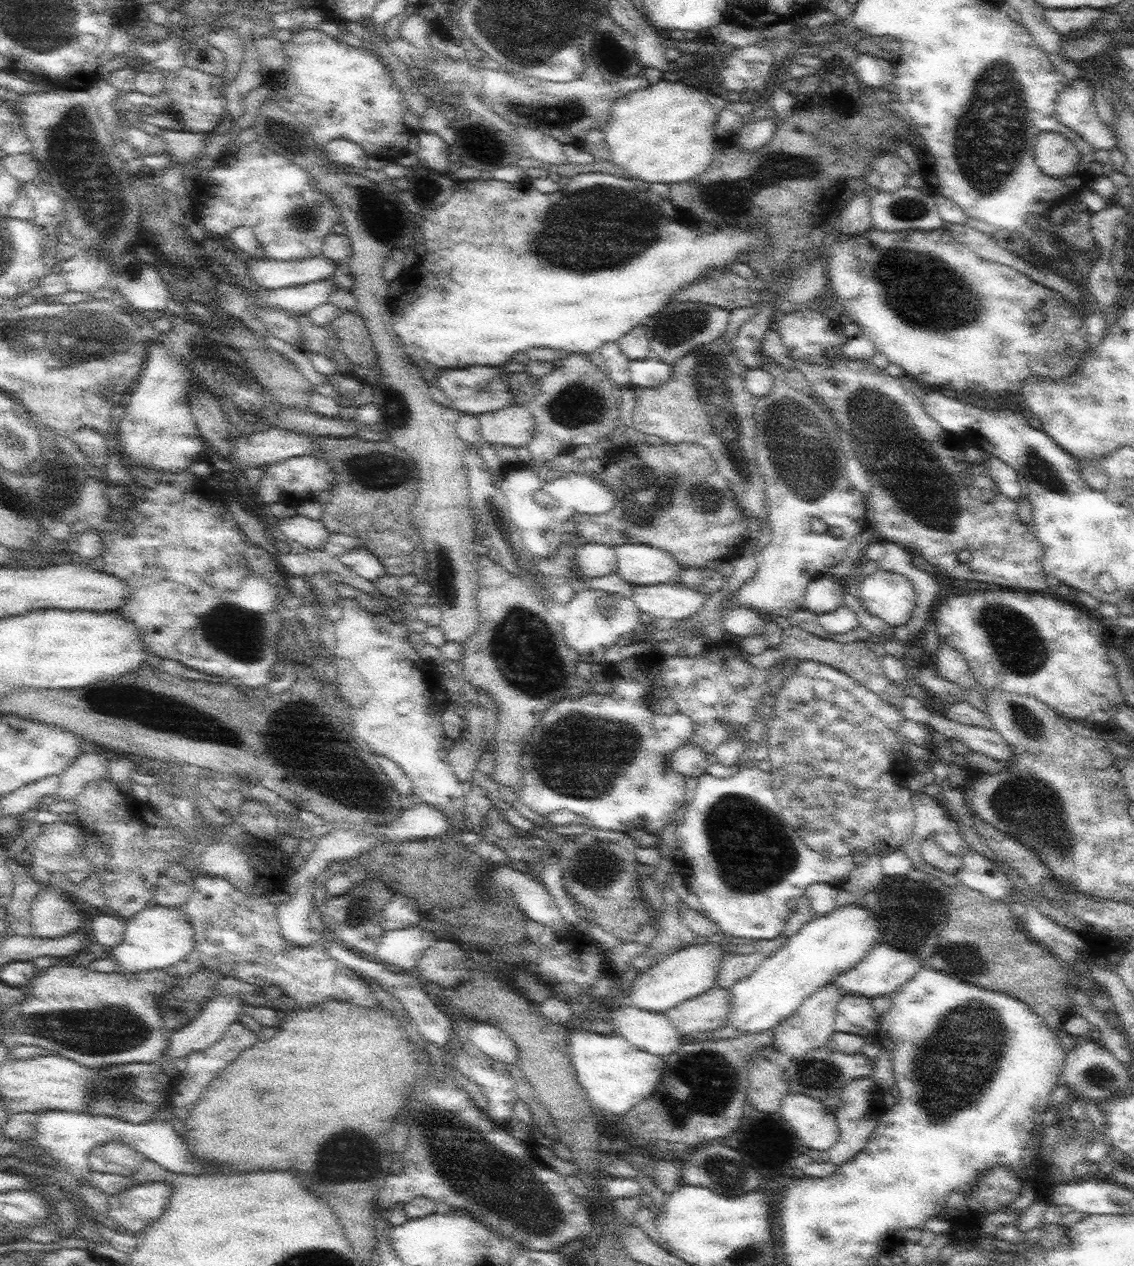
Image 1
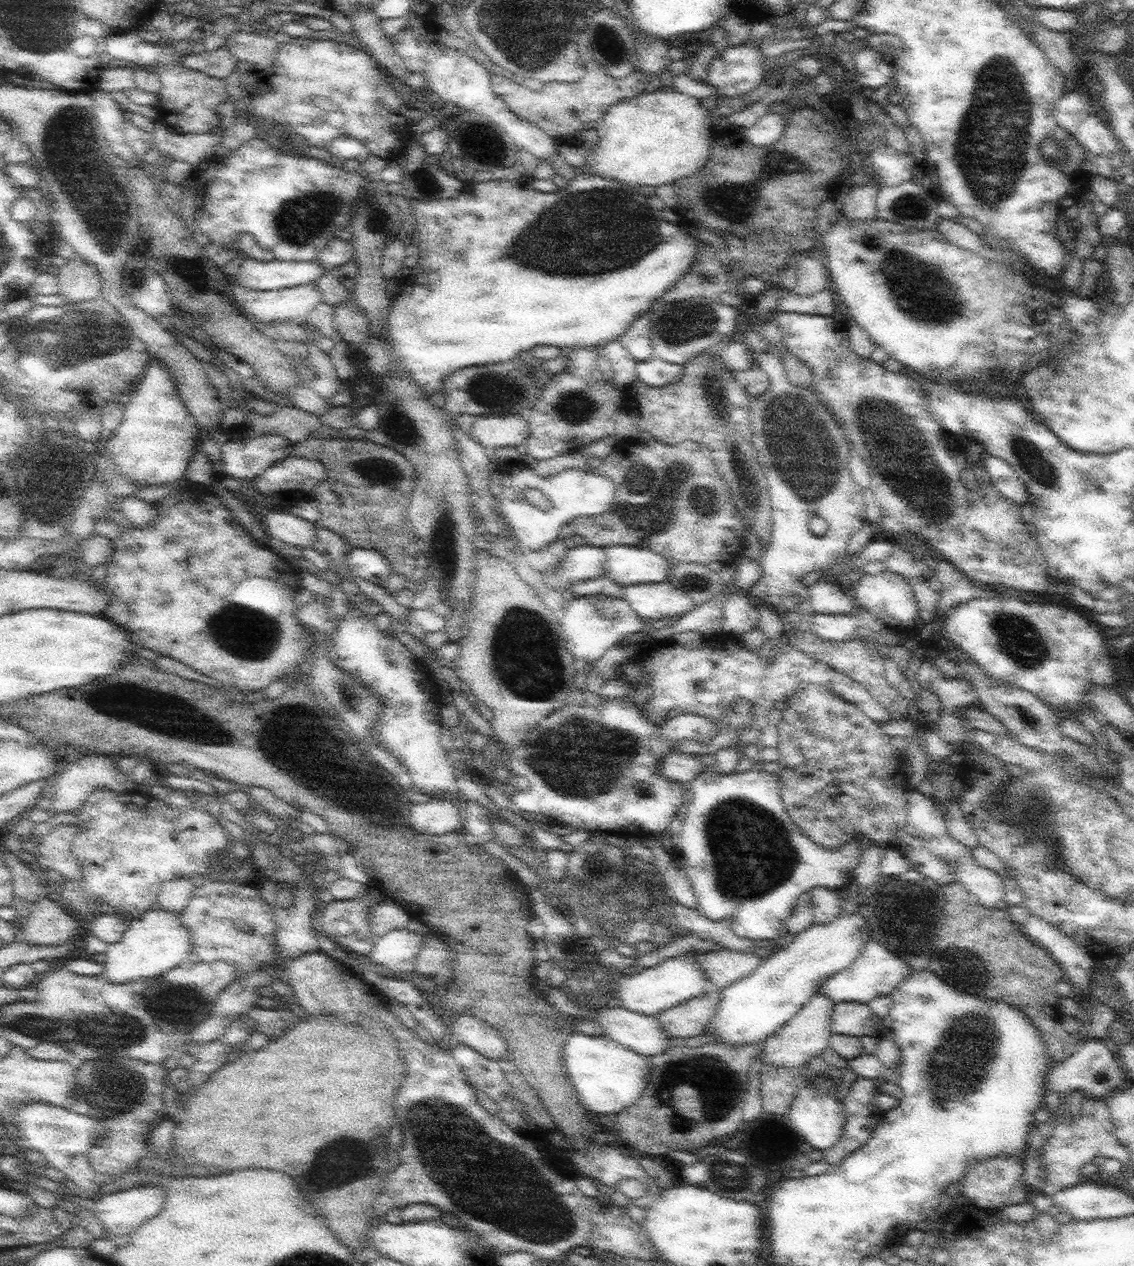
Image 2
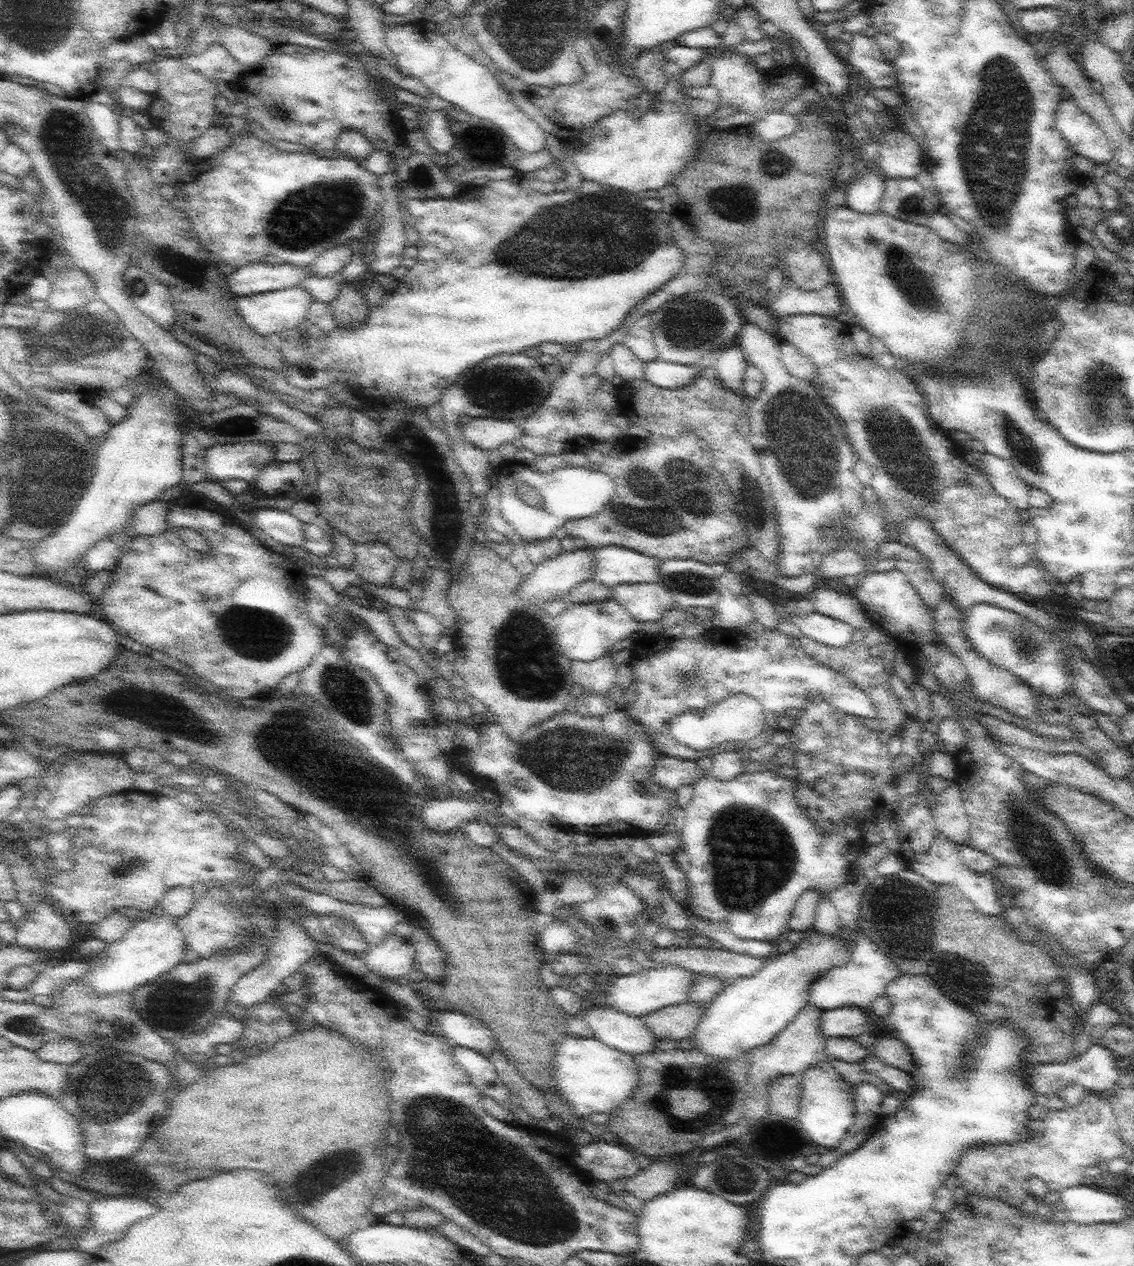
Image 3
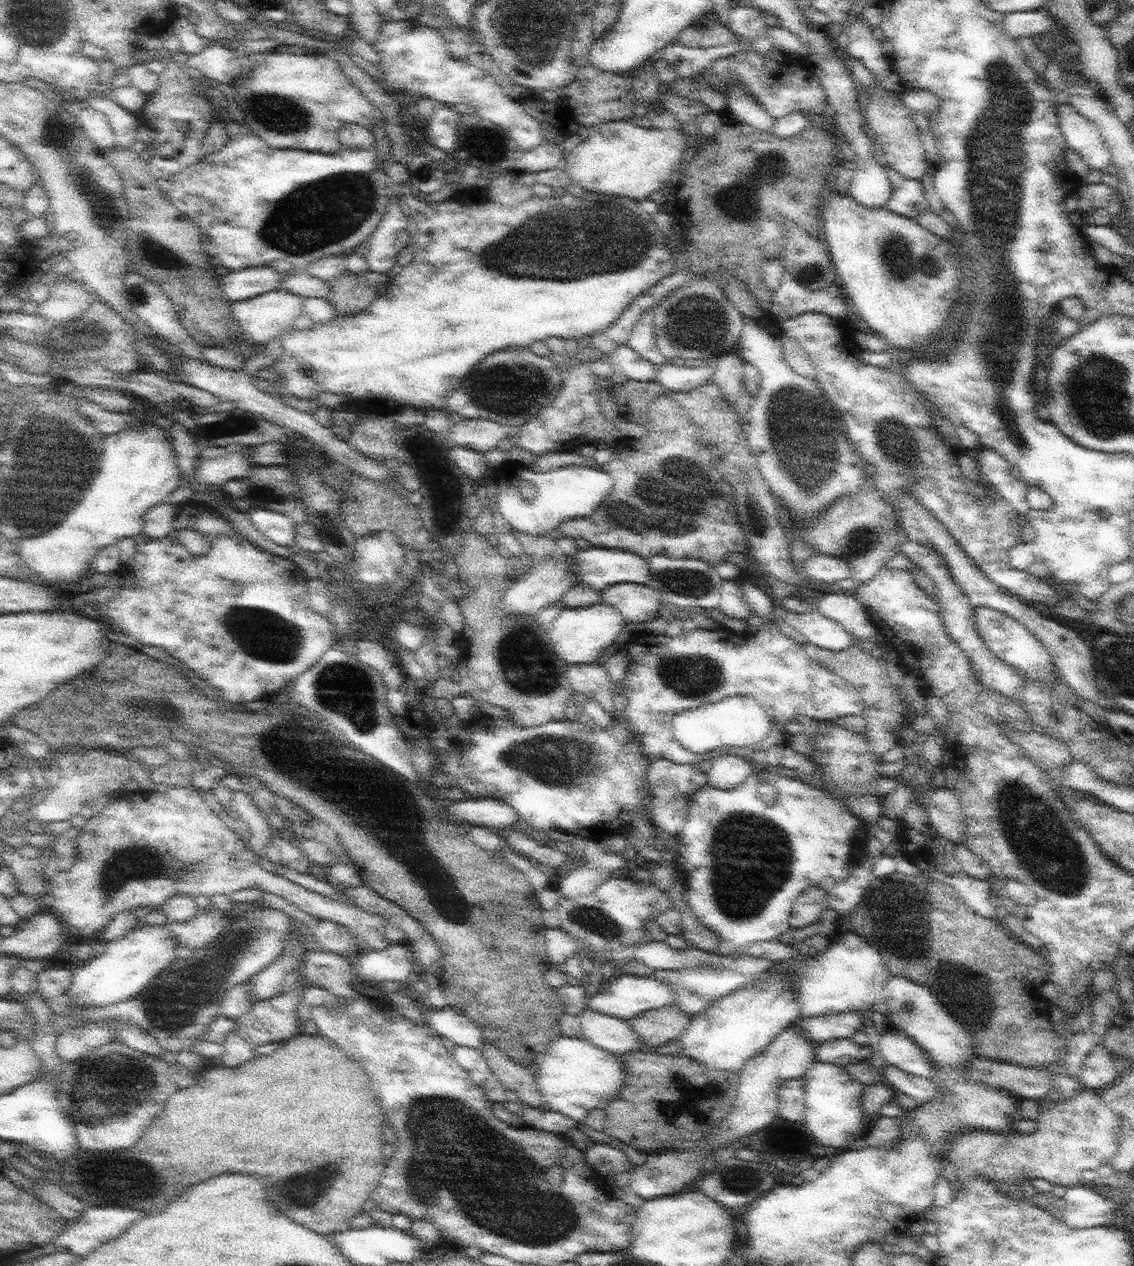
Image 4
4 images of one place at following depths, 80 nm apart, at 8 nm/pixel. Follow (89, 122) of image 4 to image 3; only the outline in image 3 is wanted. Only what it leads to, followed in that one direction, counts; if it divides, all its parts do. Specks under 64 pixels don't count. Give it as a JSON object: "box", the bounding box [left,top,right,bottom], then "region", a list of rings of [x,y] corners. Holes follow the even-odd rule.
{"box":[86,101,122,153],"region":[[[98,101],[96,104],[90,104],[86,106],[86,114],[100,138],[100,142],[106,146],[107,150],[111,153],[120,150],[122,144],[120,144],[120,122],[118,122],[118,114],[114,108],[106,106],[106,104],[100,104]]]}

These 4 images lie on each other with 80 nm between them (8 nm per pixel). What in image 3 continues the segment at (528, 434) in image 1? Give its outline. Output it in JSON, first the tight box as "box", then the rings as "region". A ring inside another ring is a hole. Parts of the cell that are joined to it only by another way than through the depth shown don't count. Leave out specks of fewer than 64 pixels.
{"box":[460,418,523,452],"region":[[[473,418],[468,424],[460,426],[460,432],[468,441],[482,448],[486,452],[496,451],[506,442],[514,442],[523,435],[523,425],[511,420],[498,420],[495,418]]]}

